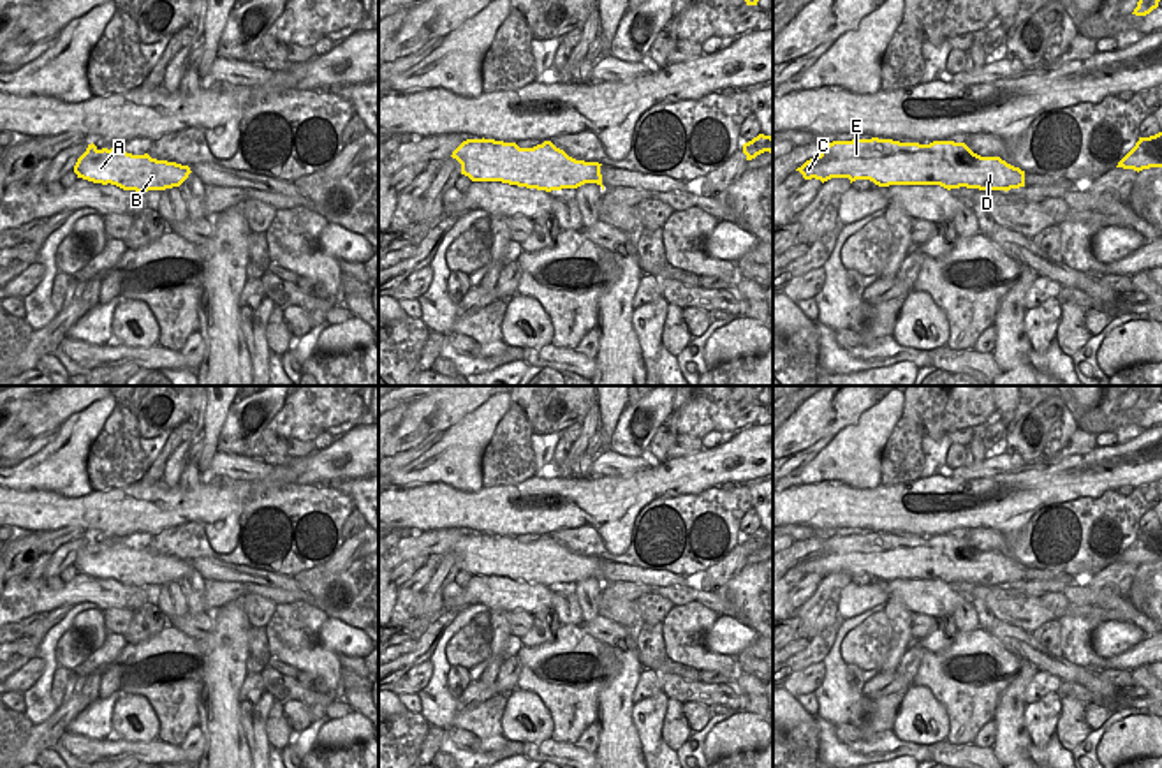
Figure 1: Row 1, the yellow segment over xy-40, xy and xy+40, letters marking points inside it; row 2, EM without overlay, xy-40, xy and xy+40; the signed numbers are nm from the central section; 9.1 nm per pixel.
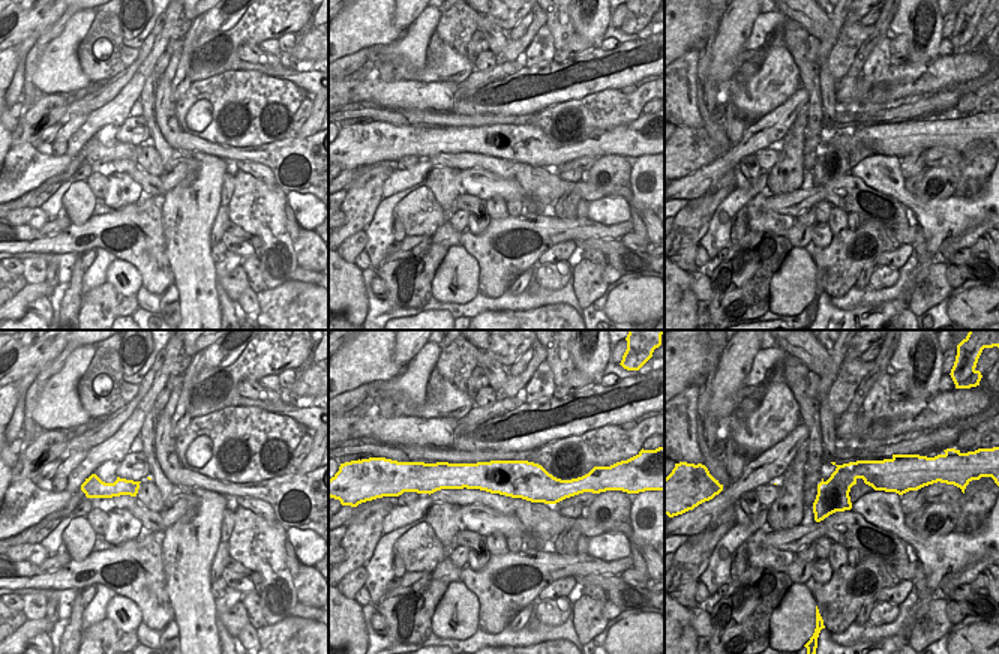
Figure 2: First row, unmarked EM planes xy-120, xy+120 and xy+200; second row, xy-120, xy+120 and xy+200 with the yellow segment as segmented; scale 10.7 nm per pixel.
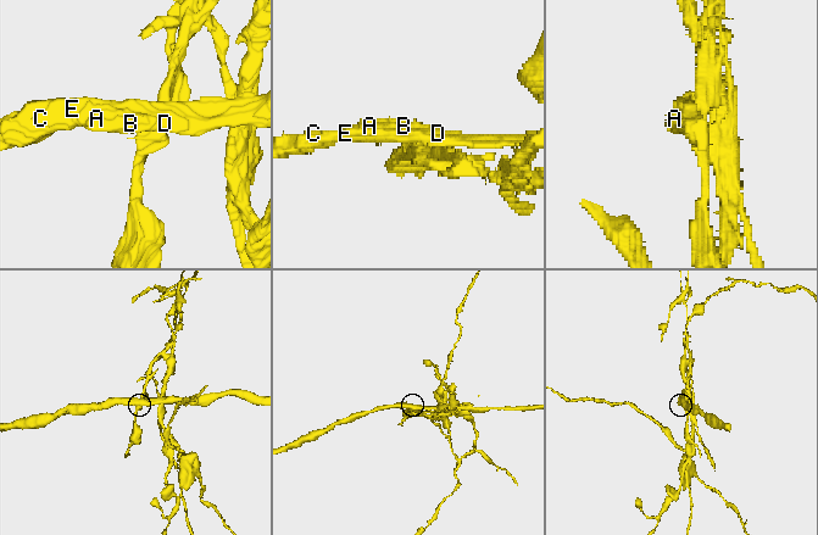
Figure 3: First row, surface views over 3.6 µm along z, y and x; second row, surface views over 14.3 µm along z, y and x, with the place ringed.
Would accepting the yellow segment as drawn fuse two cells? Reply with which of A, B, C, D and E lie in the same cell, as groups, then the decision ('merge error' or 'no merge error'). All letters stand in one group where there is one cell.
groups A C E / B D; merge error

